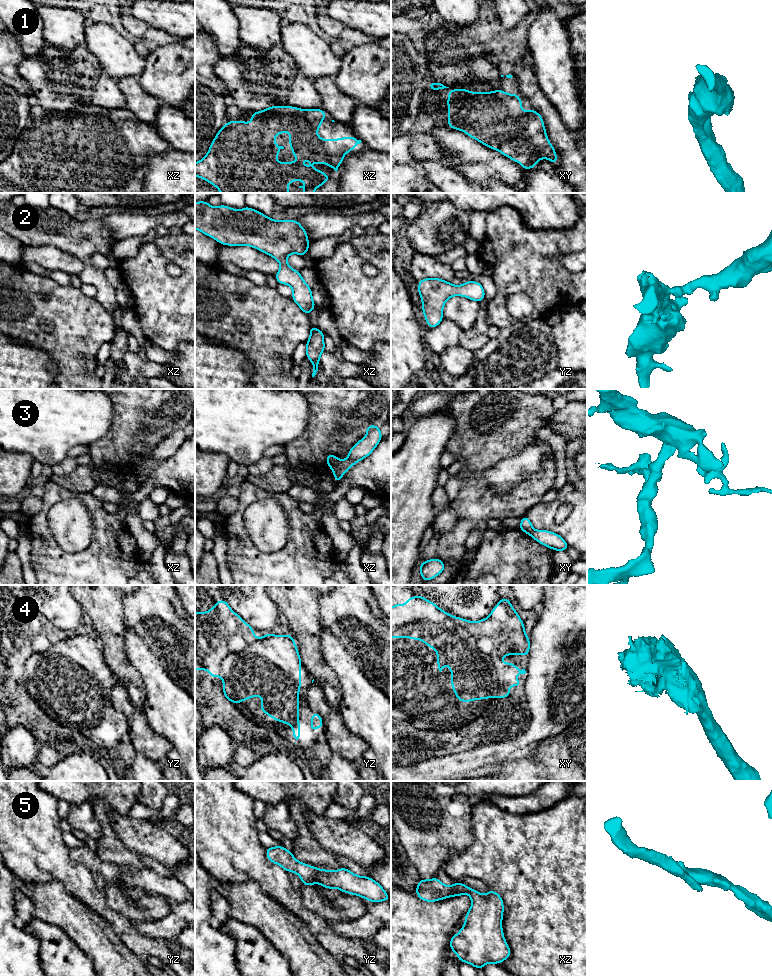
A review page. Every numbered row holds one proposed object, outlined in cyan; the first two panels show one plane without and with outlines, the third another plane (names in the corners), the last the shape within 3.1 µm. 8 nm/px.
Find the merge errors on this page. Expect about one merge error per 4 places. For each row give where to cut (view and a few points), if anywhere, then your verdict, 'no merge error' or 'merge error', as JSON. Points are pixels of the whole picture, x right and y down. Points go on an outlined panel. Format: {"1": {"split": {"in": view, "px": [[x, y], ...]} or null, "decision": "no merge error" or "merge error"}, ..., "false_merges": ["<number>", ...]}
{"1": {"split": null, "decision": "no merge error"}, "2": {"split": null, "decision": "no merge error"}, "3": {"split": {"in": "xz", "px": [[338, 459], [332, 469]]}, "decision": "merge error"}, "4": {"split": null, "decision": "no merge error"}, "5": {"split": {"in": "xz", "px": [[471, 889], [469, 894]]}, "decision": "merge error"}, "false_merges": ["3", "5"]}

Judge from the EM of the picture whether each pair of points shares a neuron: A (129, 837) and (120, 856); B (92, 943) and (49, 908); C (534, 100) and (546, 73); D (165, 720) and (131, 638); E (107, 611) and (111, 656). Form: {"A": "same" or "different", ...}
{"A": "different", "B": "same", "C": "different", "D": "same", "E": "same"}

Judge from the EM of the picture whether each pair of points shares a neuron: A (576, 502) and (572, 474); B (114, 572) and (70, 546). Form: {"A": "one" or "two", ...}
{"A": "two", "B": "two"}

